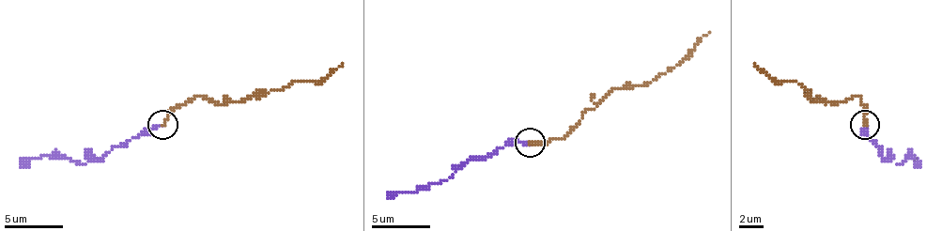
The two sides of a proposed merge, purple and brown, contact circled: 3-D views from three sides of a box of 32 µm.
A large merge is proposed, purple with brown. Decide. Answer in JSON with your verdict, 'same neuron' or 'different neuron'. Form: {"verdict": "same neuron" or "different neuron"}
{"verdict": "same neuron"}

